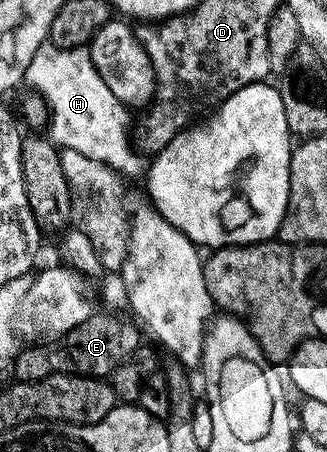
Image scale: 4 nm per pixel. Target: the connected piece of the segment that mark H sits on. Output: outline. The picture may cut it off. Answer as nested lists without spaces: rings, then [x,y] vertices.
[[[47,40],[32,56],[23,79],[26,86],[32,86],[31,89],[46,101],[48,138],[59,148],[77,150],[88,158],[108,164],[123,177],[141,177],[147,171],[147,159],[133,148],[132,138],[130,140],[126,132],[129,111],[105,85],[91,60],[89,47],[60,49]]]

